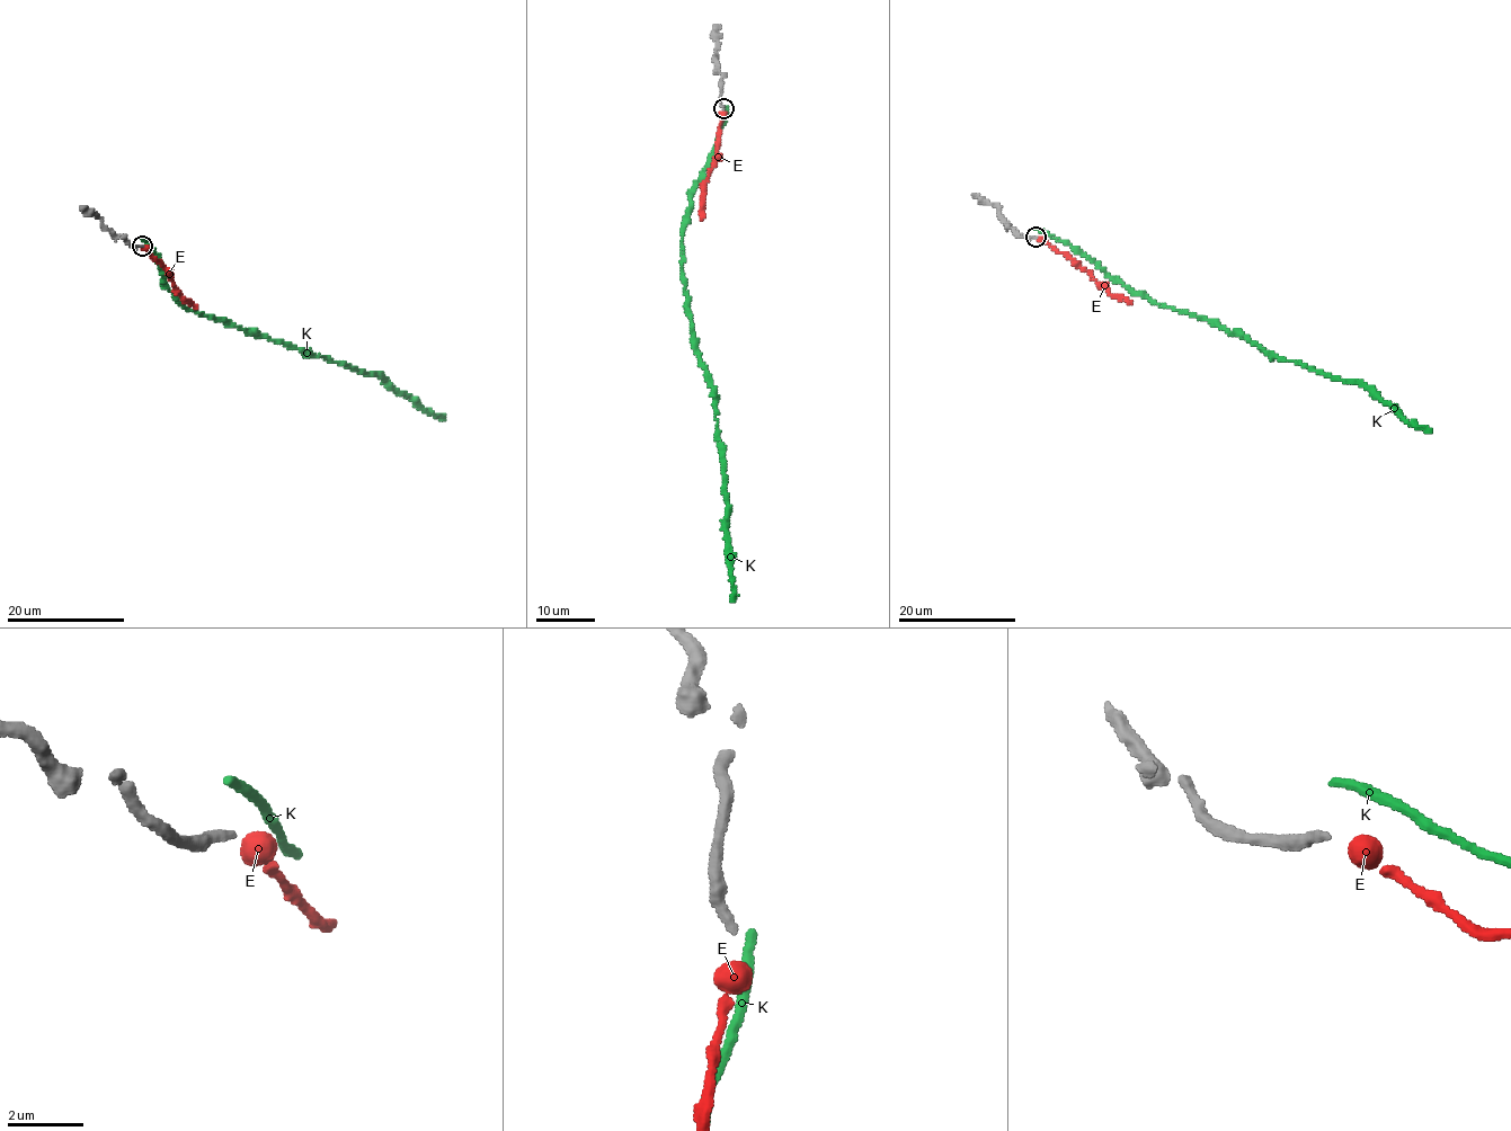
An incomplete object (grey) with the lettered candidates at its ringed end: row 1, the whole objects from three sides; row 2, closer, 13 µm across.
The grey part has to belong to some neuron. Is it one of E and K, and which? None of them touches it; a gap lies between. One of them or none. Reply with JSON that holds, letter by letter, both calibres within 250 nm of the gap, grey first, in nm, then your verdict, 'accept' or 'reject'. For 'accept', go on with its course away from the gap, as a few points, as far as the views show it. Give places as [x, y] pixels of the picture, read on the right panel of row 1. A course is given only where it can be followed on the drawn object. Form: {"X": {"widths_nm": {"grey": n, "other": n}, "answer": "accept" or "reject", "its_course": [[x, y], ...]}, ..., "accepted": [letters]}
{"E": {"widths_nm": {"grey": 240, "other": 600}, "answer": "accept", "its_course": [[1040, 237], [1077, 260], [1111, 295], [1127, 296], [1130, 303]]}, "K": {"widths_nm": {"grey": 240, "other": 320}, "answer": "reject"}, "accepted": ["E"]}

